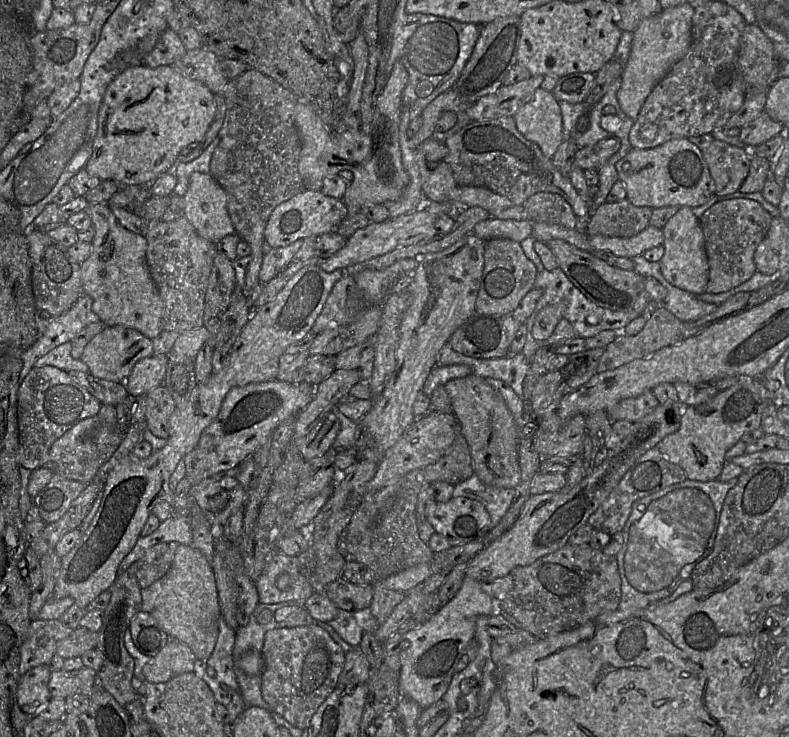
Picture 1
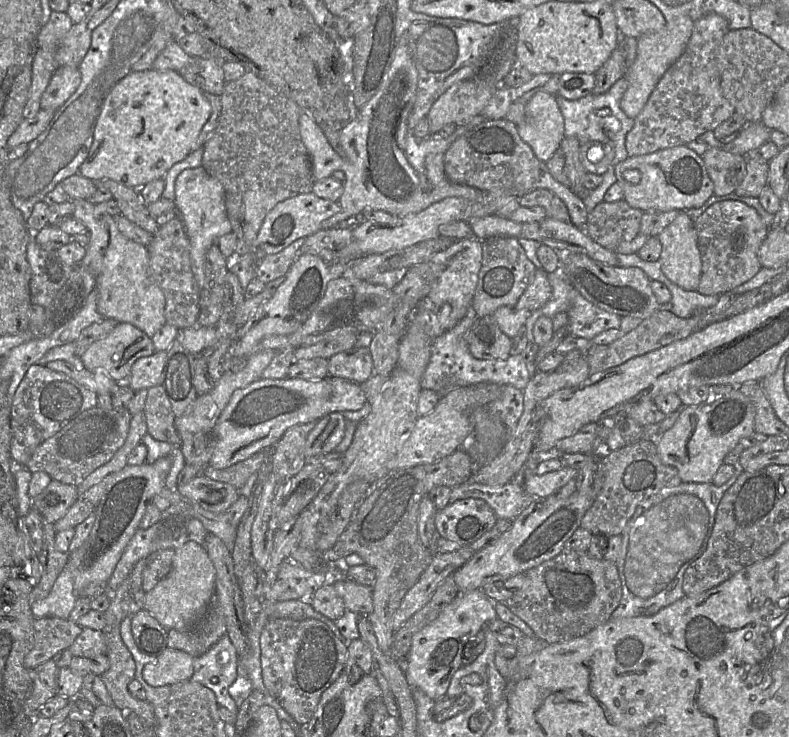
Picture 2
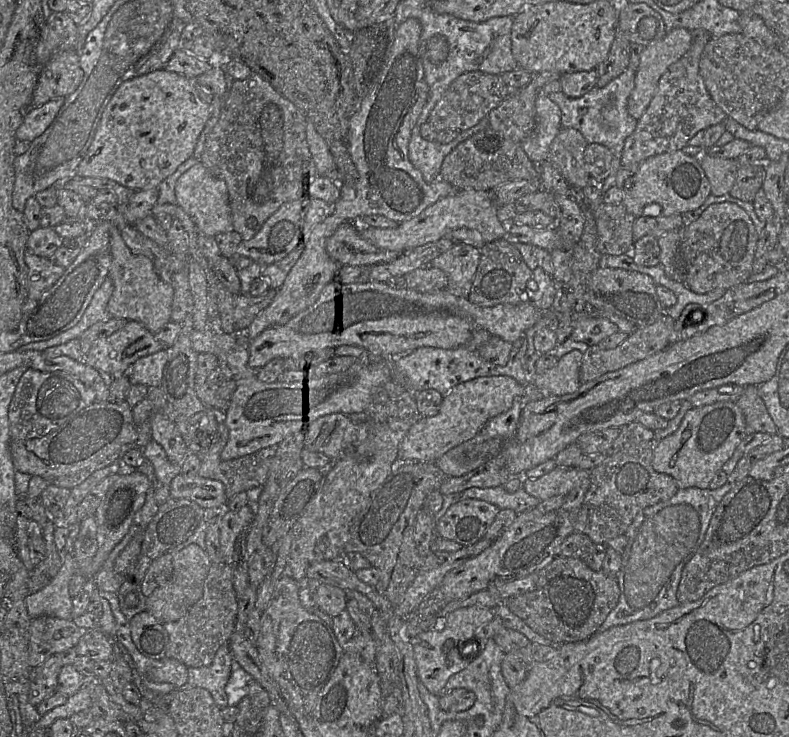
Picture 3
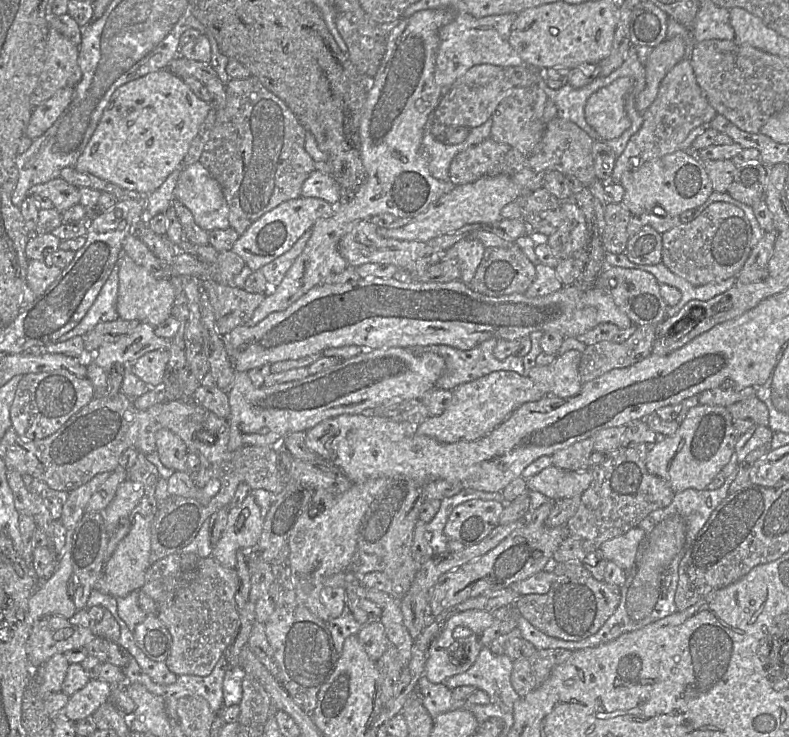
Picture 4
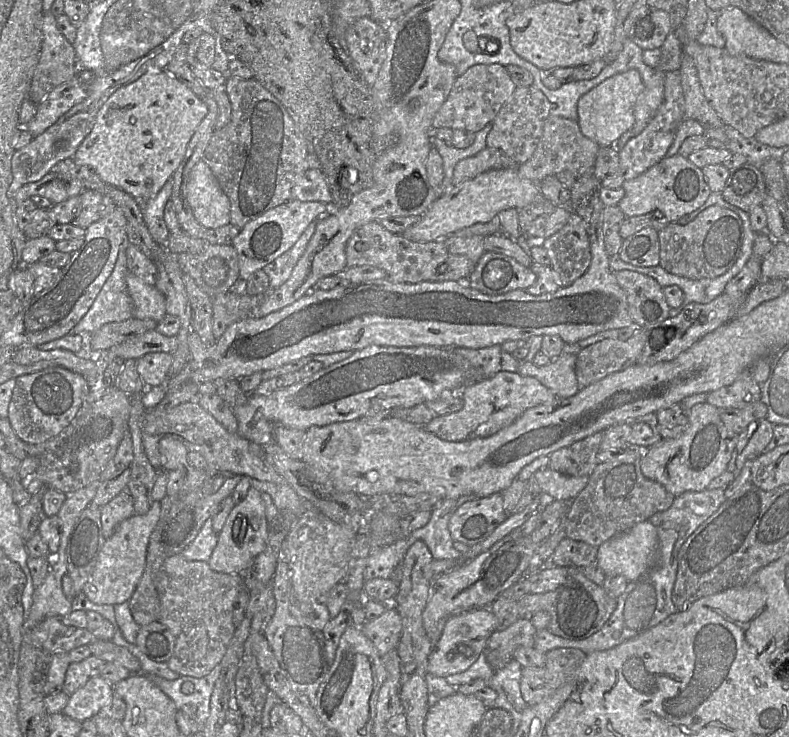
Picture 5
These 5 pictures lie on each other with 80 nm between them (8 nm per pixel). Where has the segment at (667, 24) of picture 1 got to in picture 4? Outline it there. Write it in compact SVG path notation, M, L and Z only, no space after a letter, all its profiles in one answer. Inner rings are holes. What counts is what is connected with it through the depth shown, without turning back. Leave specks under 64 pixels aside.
M680 36L665 39L652 49L644 65L646 85L635 101L635 107L638 112L643 114L654 102L661 81L678 62L684 59L685 52L686 44Z

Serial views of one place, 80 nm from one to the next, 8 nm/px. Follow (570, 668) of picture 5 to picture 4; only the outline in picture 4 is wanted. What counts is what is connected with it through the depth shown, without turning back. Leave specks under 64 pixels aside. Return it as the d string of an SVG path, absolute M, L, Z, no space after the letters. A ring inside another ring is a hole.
M566 649L537 650L528 658L513 661L511 684L519 697L539 688L550 676L554 667L565 663L572 656Z

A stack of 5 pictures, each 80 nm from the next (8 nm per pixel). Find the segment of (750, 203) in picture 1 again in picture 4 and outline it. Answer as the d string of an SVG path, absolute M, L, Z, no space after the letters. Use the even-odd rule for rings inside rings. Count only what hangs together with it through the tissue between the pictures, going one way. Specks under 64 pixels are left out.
M715 201L688 223L680 223L662 234L661 262L695 286L737 277L752 251L752 228L744 211Z

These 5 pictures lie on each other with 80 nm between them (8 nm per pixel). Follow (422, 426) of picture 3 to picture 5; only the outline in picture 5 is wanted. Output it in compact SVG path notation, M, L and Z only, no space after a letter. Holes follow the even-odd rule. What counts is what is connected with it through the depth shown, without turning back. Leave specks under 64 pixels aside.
M500 371L495 375L478 380L477 382L469 383L459 391L463 399L464 406L461 410L435 416L424 428L446 441L464 441L476 438L486 438L499 430L512 424L521 414L527 409L554 401L557 397L544 385L542 385L536 378L530 376L523 376L518 372Z

